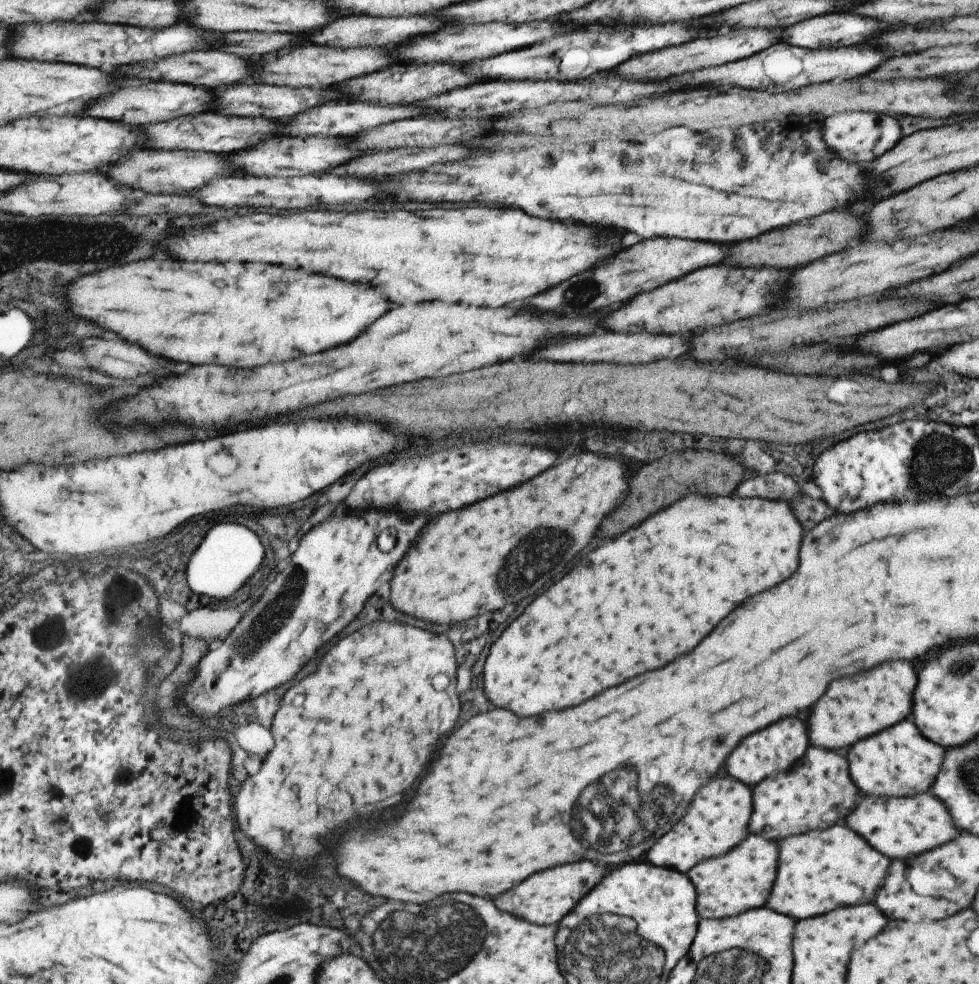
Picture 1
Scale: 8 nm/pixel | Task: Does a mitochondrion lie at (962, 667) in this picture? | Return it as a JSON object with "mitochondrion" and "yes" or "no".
{"mitochondrion":"yes"}

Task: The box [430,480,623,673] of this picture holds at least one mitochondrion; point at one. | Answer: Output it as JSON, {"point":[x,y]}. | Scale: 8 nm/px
{"point":[513,566]}

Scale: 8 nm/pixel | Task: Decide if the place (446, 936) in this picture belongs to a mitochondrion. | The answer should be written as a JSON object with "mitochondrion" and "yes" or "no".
{"mitochondrion":"yes"}

